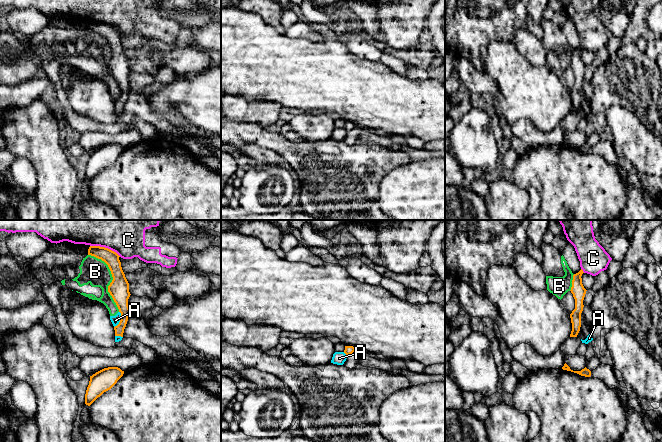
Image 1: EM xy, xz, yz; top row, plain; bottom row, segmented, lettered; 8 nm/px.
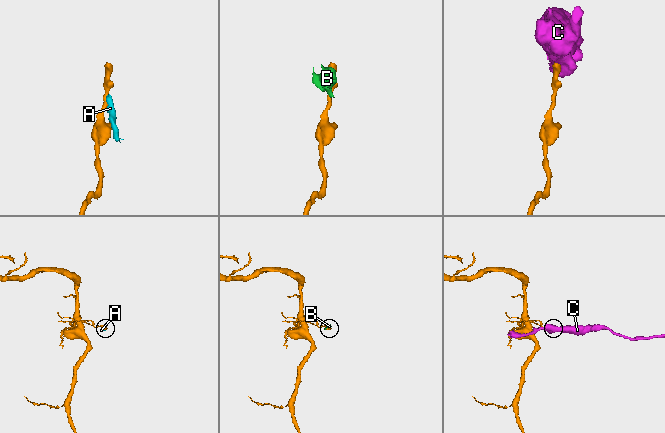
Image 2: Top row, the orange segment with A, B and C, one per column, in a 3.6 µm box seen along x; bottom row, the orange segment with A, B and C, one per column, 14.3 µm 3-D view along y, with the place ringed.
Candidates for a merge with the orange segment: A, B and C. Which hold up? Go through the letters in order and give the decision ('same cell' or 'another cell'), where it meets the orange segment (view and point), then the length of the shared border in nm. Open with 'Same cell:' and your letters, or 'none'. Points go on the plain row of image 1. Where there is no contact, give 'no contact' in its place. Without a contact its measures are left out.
Same cell: none
A: another cell; contact xy (121, 95); length 140 nm
B: another cell; contact xy (113, 55); length 550 nm
C: another cell; contact xy (104, 23); length 260 nm

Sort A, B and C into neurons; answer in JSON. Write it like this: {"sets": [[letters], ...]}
{"sets": [["A", "B"], ["C"]]}

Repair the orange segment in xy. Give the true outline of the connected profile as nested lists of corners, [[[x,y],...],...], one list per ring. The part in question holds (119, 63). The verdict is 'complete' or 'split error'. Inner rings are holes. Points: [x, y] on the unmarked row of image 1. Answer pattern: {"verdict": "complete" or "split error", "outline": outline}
{"verdict": "complete", "outline": [[[90,22],[88,31],[104,37],[111,47],[113,56],[108,62],[108,68],[112,72],[122,92],[119,100],[114,103],[115,112],[123,113],[130,90],[128,75],[131,70],[129,68],[129,59],[121,43],[120,32],[116,28],[100,22]]]}

